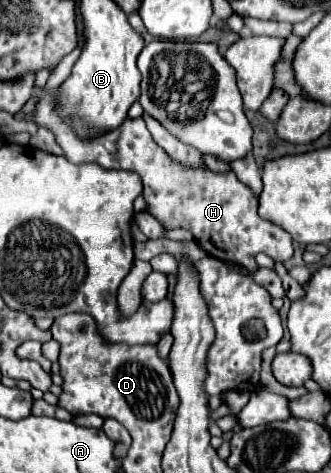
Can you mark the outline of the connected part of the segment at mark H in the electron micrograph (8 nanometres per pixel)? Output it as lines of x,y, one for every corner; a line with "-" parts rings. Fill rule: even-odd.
44,88
34,90
34,96
40,98
36,106
36,122
54,132
56,142
64,150
64,156
72,164
92,162
110,170
136,172
144,184
144,200
148,204
146,212
152,214
166,230
174,230
174,228
190,230
194,240
208,256
218,258
222,262
232,262
244,268
248,274
258,270
258,264
254,260
258,252
264,252
278,262
286,262
292,258
294,250
292,250
290,234
284,228
276,226
274,222
258,216
258,198
248,186
244,186
236,178
232,170
226,174
216,174
206,166
198,166
198,168
182,166
180,162
172,160
150,138
150,132
146,130
142,118
138,120
126,118
126,122
122,122
118,130
112,130
110,134
102,134
102,138
96,138
94,142
78,142
72,130
64,126
58,114
54,114
58,88
52,92
46,92

